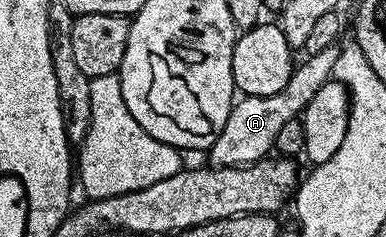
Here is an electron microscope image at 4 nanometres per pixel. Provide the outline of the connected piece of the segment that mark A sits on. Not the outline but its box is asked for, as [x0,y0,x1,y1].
[207,47,338,168]

